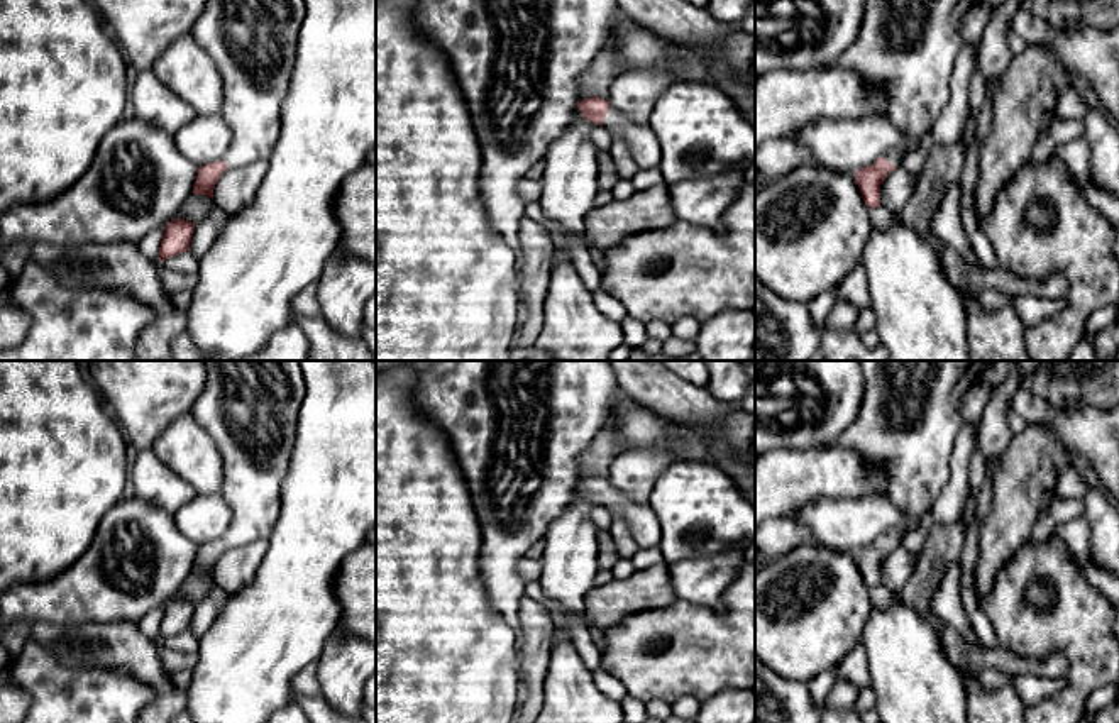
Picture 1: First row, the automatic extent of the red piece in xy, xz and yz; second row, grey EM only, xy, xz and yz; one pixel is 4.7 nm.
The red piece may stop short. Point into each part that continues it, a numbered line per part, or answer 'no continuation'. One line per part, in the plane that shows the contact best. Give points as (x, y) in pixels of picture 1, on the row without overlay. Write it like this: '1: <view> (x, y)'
1: xz (640, 518)

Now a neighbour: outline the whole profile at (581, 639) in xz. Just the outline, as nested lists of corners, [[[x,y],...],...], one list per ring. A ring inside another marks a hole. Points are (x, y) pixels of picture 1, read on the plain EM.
[[[538,581],[525,584],[525,596],[542,603],[550,613],[555,626],[564,626],[571,633],[571,642],[589,672],[601,667],[601,650],[596,647],[584,616],[576,616],[548,599]]]

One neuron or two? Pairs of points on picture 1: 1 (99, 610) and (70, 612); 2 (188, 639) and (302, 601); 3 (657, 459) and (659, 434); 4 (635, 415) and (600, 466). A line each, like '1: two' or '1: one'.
1: one
2: two
3: two
4: two

